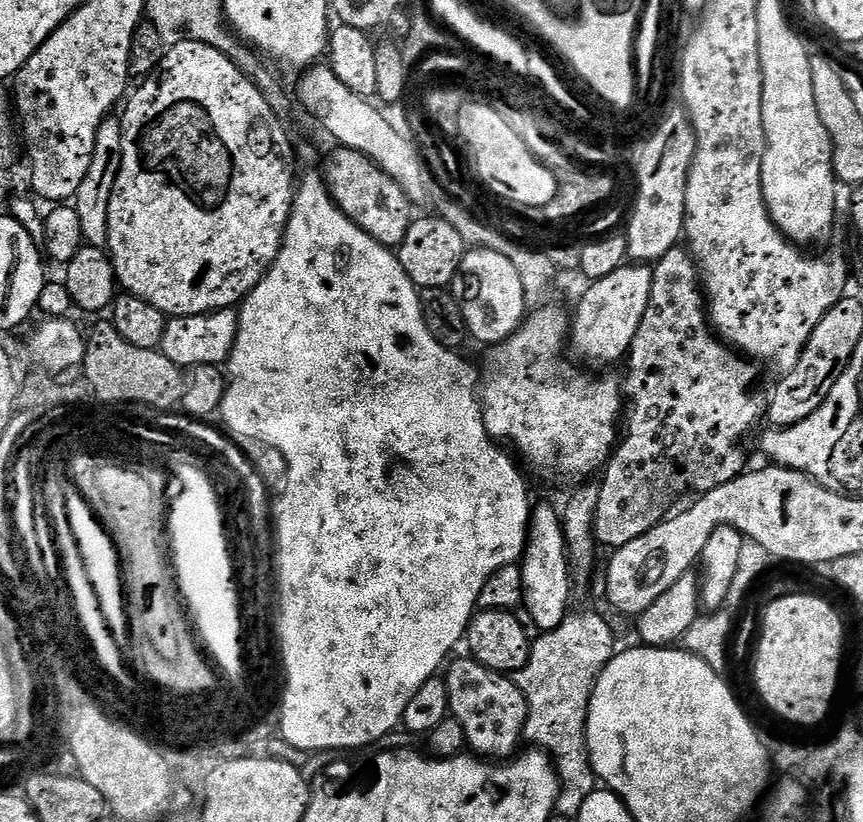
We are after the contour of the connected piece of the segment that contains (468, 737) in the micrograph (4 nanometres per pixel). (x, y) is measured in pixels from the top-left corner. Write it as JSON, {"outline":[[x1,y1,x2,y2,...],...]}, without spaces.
{"outline":[[471,658,455,660,446,668,448,711,451,719,462,726,465,745,475,755,492,762,511,757,521,747,519,744,522,744,524,723,528,717,522,690,511,675,490,670]]}

